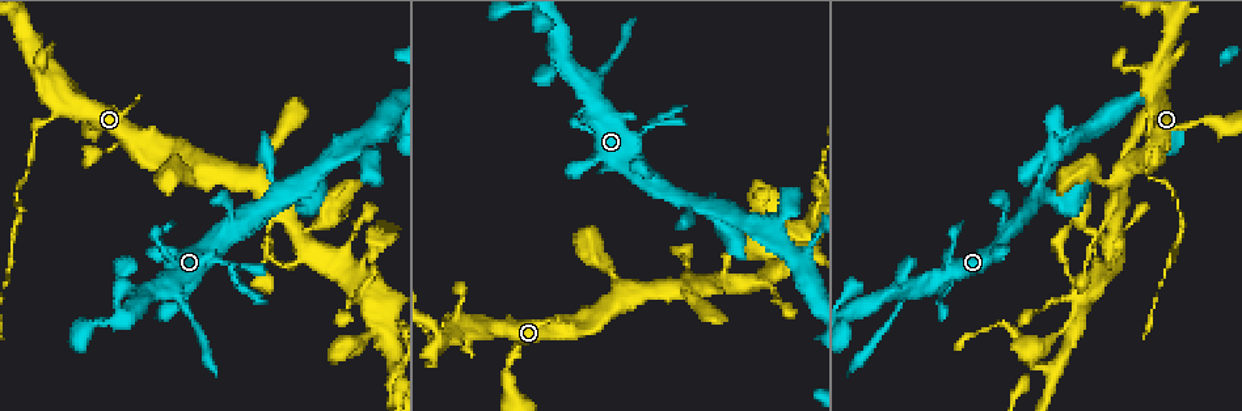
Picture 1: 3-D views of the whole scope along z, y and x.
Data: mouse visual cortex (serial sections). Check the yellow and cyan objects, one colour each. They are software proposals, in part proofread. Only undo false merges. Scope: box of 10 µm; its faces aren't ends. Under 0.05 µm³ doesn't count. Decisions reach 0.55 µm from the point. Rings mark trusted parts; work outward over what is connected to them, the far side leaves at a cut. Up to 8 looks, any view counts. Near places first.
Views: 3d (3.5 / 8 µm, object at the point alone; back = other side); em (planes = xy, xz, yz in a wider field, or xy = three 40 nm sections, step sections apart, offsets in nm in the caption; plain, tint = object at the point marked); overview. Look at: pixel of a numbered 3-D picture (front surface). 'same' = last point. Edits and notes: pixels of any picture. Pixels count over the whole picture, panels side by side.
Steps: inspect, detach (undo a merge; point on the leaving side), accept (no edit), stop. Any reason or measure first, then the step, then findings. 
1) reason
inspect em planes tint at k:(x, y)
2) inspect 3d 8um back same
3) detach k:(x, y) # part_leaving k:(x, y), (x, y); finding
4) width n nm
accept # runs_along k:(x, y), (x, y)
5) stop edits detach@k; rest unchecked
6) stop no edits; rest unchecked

side arm on a straight run
inspect 3d 3.5um at 1:(379, 128)

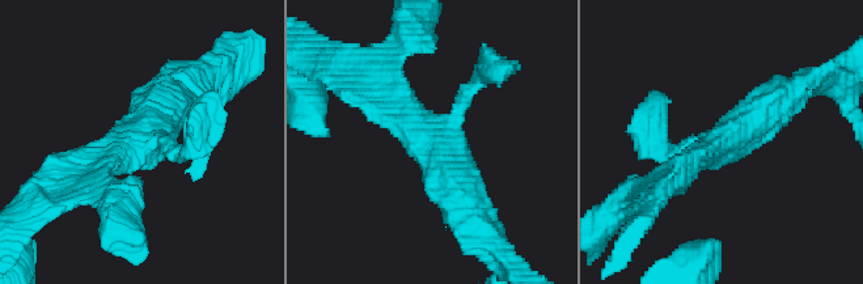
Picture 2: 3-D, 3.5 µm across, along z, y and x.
arms 3; arm_widths 150, 300, 500 nm
inspect em xy step 2 tint at 2:(431, 135)

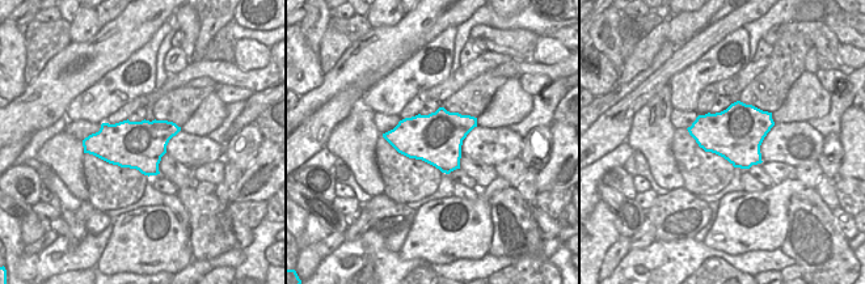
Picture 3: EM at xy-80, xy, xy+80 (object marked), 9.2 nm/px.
another direction
inspect em xy step 3 tint same

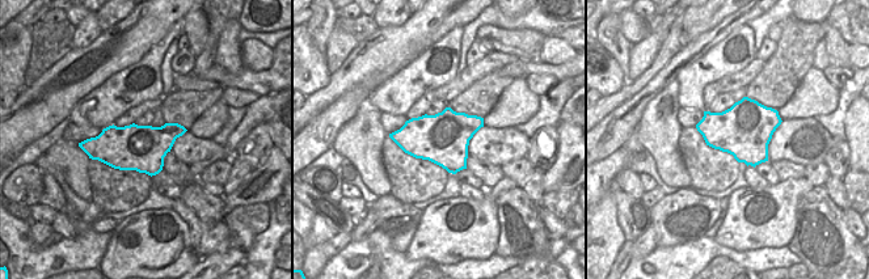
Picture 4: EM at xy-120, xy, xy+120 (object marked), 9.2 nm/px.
accept # runs_along 2:(372, 89), (440, 145), (460, 199); all the same cell

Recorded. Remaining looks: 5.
a narrow waist
inspect 3d 3.5um at 1:(1065, 262)

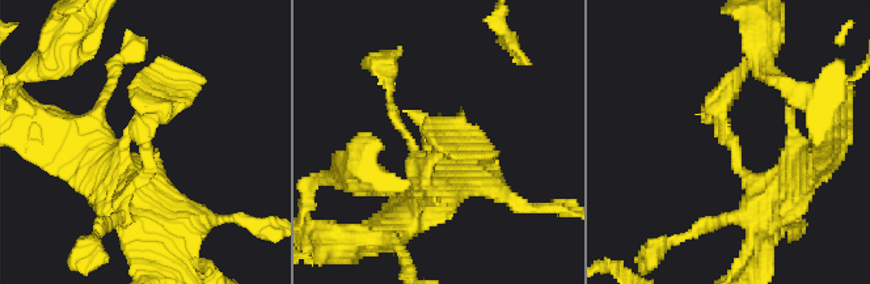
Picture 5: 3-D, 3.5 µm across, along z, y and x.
shape alone is not enough
inspect em xy step 2 tint at 5:(146, 145)

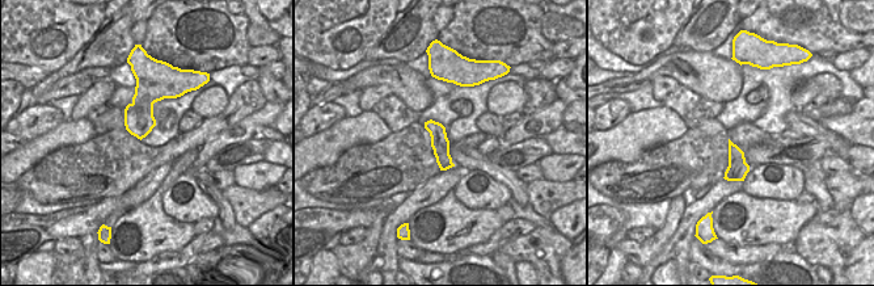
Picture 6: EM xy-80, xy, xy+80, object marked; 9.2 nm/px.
accept # runs_along 5:(786, 187), (754, 187), (722, 131), (739, 75); continuous, no second cell

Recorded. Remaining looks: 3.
a narrow waist
inspect 3d 8um at 1:(545, 68)

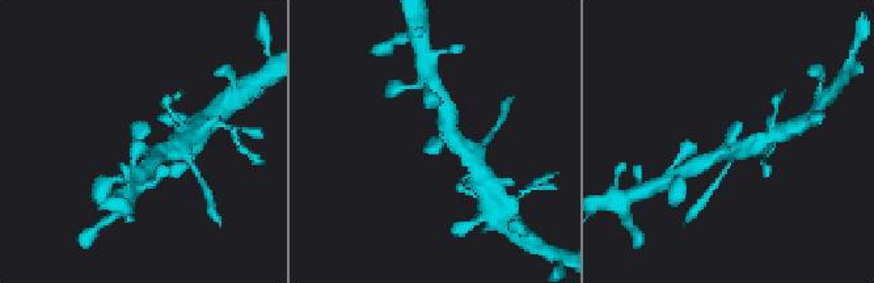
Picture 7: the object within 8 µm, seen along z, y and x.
inspect em xy step 3 tint same

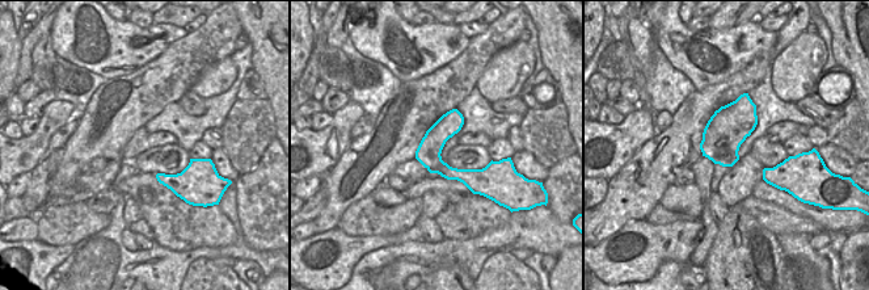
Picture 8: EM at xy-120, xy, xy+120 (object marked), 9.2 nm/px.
accept # all the same cell

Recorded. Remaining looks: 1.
stop no edits; rest unchecked

